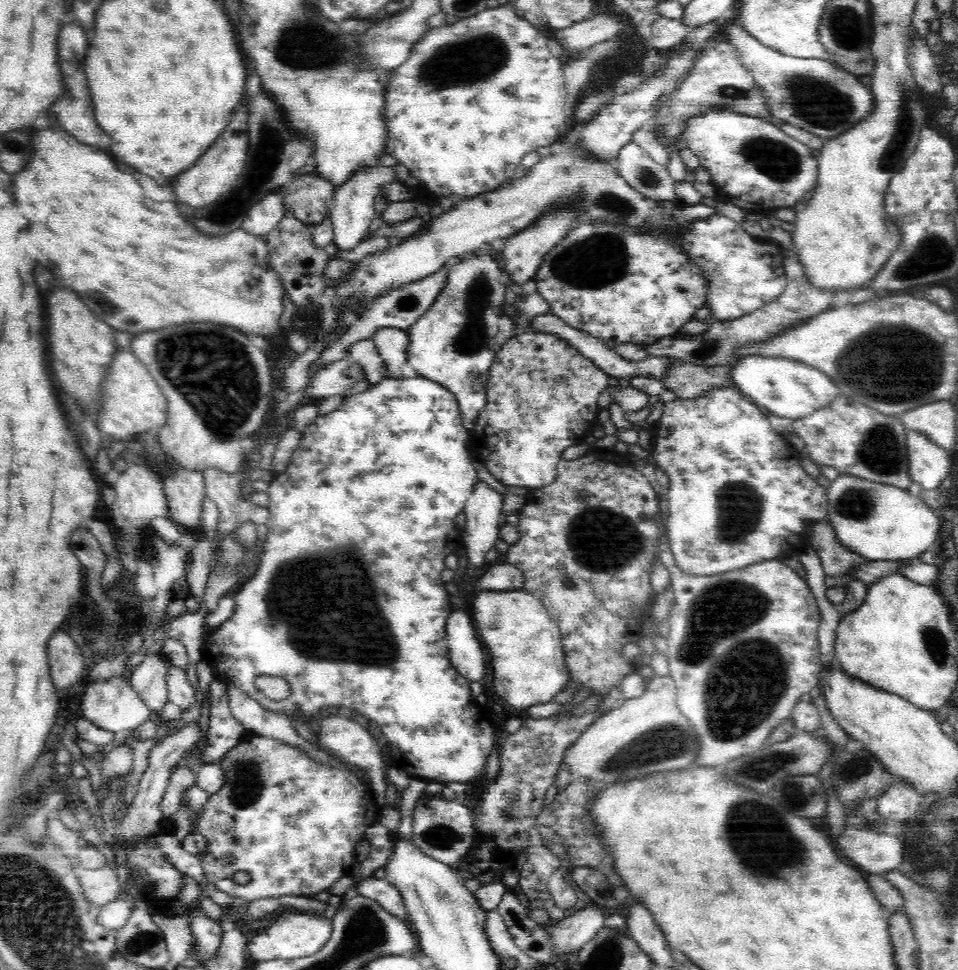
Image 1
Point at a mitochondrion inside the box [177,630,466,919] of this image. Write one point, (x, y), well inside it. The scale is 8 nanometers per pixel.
(246, 784)

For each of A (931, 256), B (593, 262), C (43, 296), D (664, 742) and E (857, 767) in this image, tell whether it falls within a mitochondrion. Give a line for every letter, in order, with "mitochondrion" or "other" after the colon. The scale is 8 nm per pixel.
A: mitochondrion
B: mitochondrion
C: other
D: mitochondrion
E: mitochondrion

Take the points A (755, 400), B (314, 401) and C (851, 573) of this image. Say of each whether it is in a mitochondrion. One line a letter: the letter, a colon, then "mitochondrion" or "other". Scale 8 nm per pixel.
A: other
B: other
C: other

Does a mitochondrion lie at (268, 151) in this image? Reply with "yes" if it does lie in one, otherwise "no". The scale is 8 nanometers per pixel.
yes

